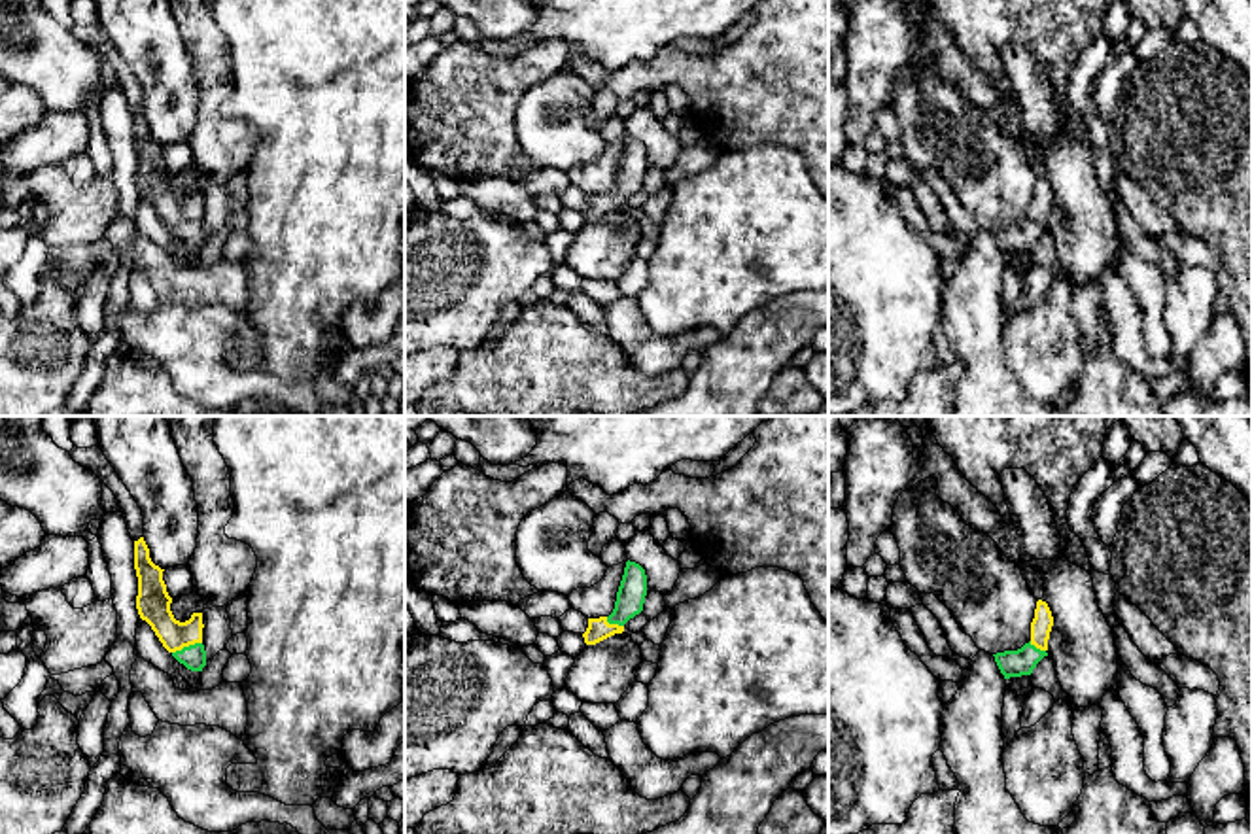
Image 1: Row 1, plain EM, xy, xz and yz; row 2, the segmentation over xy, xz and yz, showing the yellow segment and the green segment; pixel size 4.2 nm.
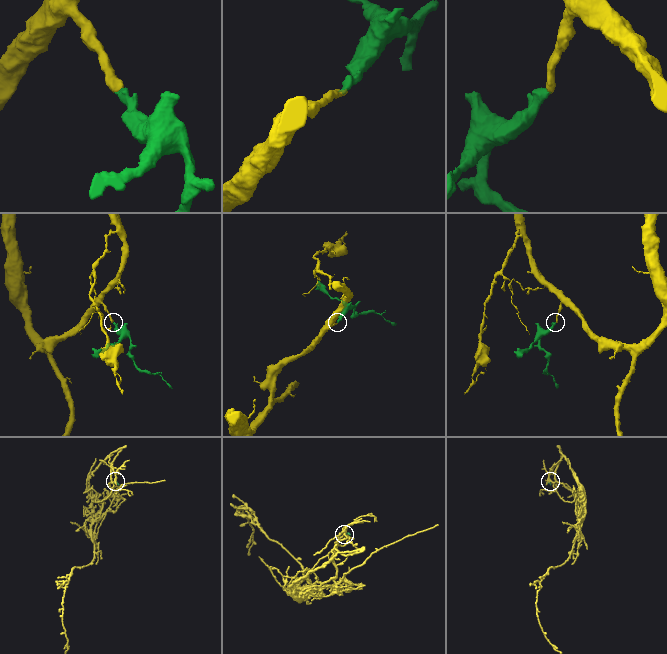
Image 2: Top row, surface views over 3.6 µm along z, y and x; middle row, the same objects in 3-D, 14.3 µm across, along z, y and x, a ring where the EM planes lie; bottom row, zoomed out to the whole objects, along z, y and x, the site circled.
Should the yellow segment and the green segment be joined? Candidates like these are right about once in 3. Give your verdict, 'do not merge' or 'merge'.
merge

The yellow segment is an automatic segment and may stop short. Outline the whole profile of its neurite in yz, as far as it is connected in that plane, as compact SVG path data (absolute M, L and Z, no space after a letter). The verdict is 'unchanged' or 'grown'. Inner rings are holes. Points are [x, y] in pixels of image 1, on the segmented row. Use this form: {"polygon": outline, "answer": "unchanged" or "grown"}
{"polygon": "M1038 599L1035 618L1031 622L1031 641L1017 651L997 652L995 662L1004 675L1021 677L1031 675L1036 664L1048 656L1048 639L1053 626L1053 617L1046 601Z", "answer": "grown"}

